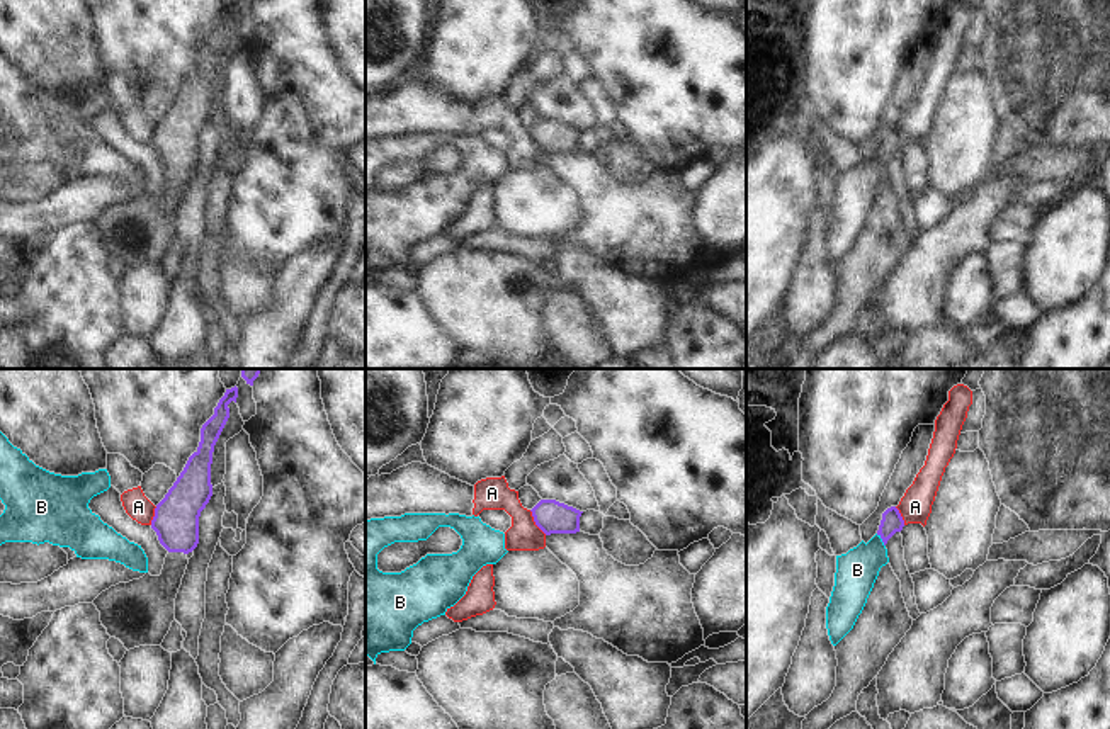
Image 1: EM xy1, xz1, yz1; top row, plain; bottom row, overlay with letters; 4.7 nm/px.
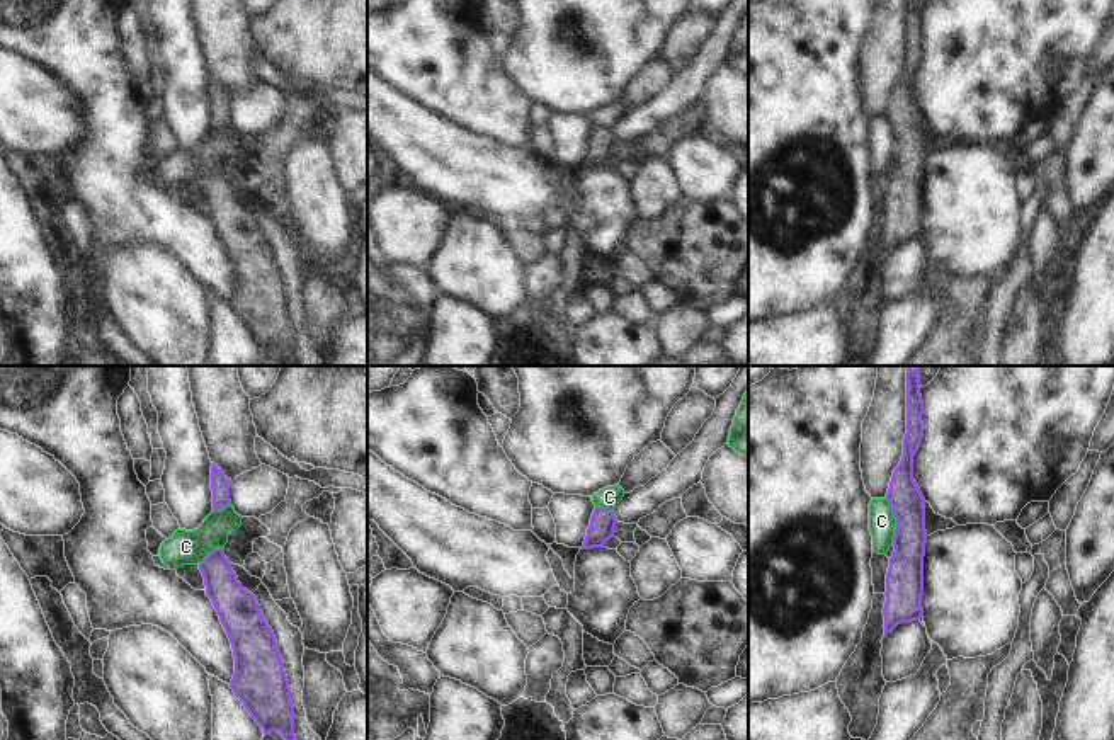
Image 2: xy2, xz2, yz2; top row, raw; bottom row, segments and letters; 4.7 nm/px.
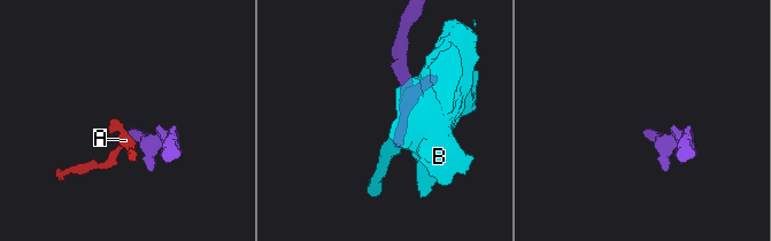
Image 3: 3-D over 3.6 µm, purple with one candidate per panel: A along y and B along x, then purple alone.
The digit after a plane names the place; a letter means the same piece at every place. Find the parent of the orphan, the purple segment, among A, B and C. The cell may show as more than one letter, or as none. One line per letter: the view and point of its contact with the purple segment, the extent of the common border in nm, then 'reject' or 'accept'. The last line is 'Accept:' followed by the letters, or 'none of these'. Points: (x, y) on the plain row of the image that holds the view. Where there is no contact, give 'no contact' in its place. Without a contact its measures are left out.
A: xz1 (534, 140) | 150 nm | reject
B: yz1 (883, 160) | 80 nm | reject
C: yz2 (897, 140) | 220 nm | reject
Accept: none of these

